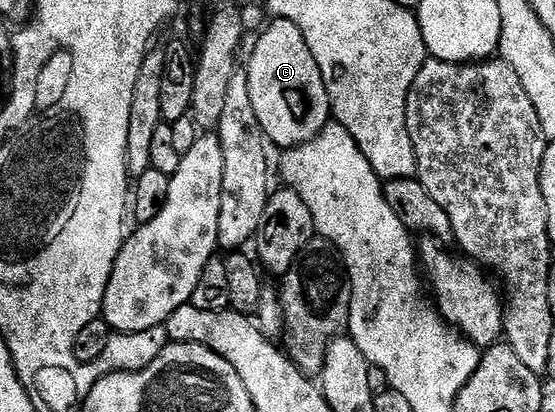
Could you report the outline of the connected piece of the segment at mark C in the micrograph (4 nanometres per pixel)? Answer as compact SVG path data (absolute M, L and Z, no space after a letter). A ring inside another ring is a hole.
M272 19L271 25L259 36L255 49L251 52L251 61L245 65L249 78L249 98L253 98L253 110L257 110L257 122L261 126L264 137L279 150L296 148L321 134L321 130L332 119L331 99L325 90L325 78L321 78L321 70L317 66L317 58L313 58L313 50L309 50L309 42L305 42L305 34L293 22Z

